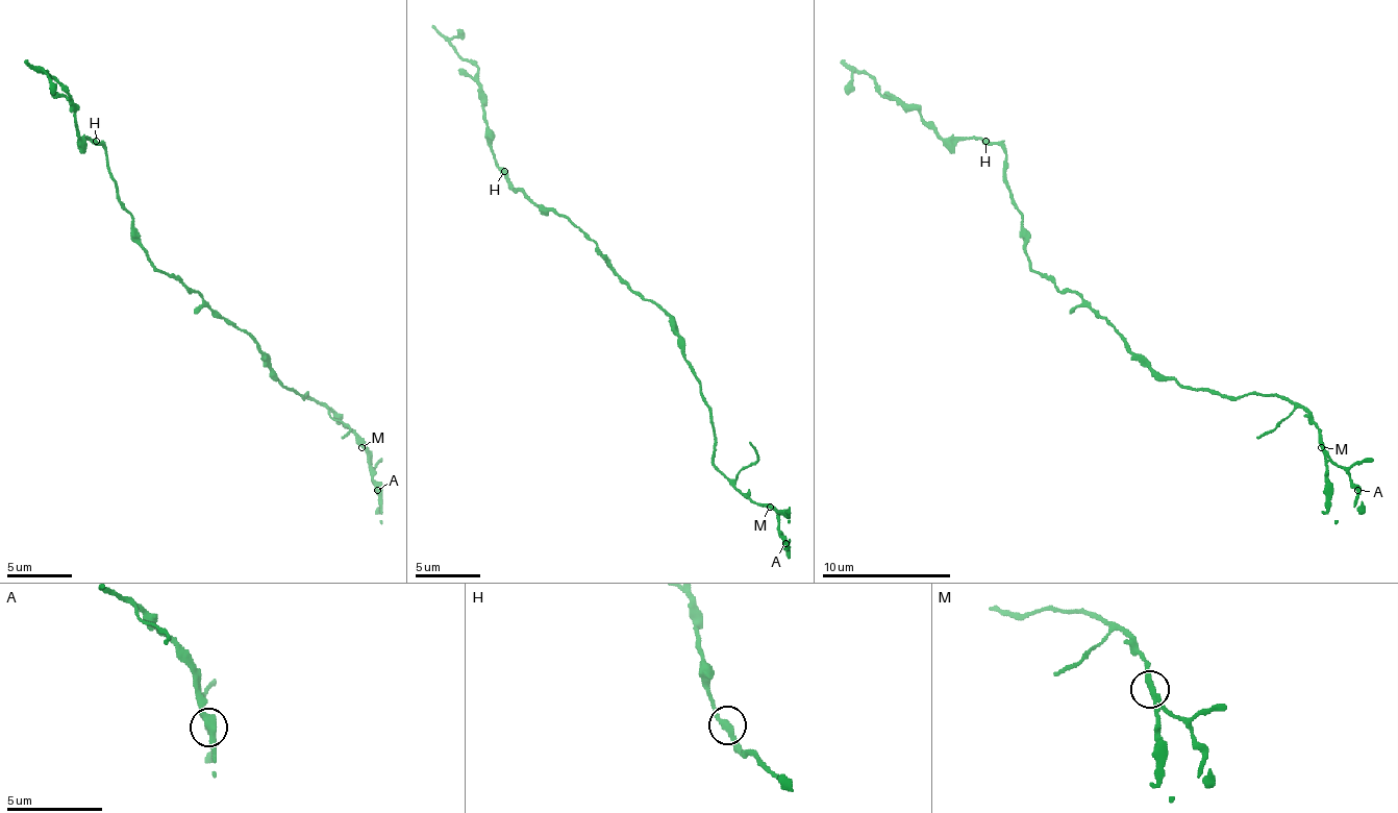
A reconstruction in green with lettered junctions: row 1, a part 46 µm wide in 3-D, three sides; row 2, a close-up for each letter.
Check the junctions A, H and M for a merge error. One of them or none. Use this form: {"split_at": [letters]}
{"split_at": ["M"]}

